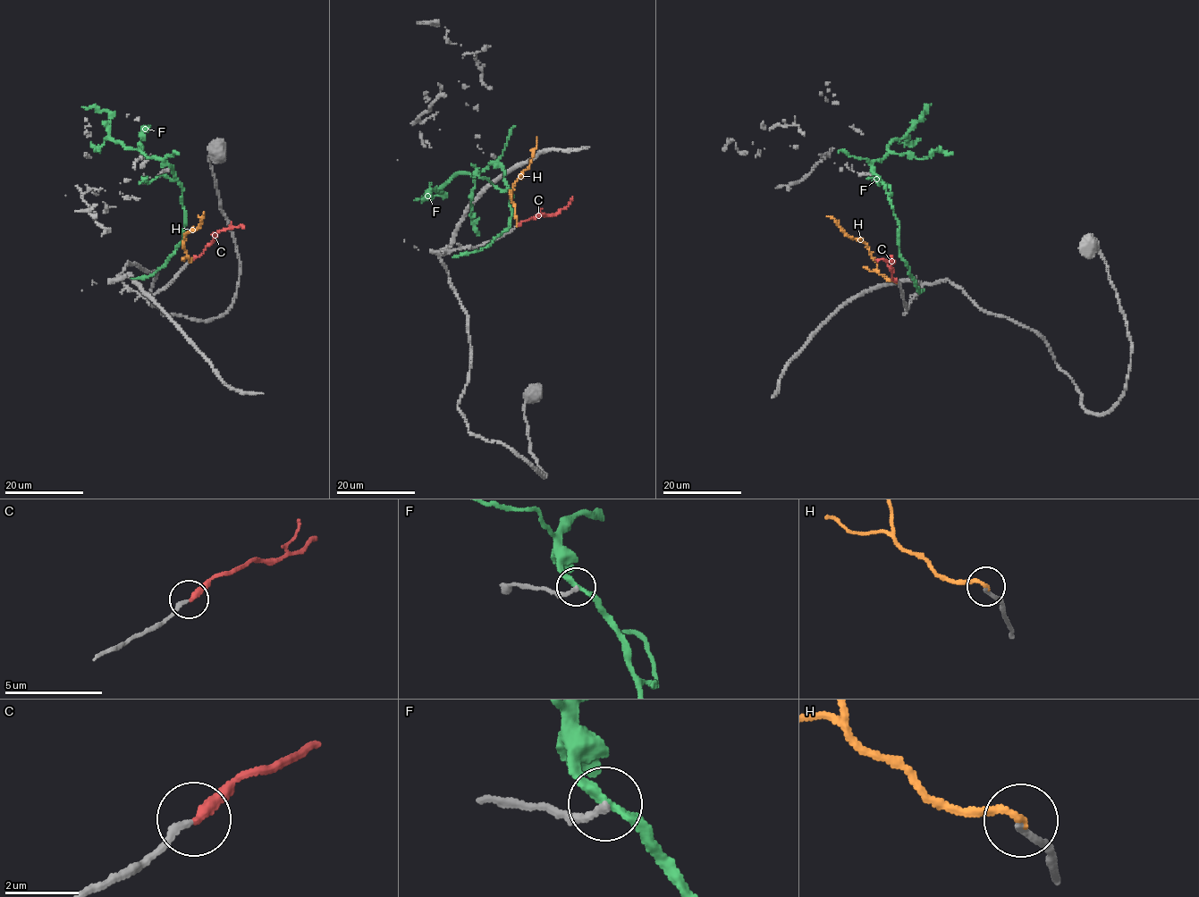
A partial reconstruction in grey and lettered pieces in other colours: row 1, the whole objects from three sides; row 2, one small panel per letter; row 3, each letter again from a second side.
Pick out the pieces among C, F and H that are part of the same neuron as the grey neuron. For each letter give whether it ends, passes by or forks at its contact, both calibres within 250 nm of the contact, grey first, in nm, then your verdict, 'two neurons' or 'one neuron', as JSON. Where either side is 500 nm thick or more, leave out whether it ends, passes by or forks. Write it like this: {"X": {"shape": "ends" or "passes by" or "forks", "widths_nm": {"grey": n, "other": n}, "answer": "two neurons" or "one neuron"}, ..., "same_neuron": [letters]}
{"C": {"shape": "ends", "widths_nm": {"grey": 180, "other": 280}, "answer": "one neuron"}, "F": {"shape": "passes by", "widths_nm": {"grey": 200, "other": 280}, "answer": "two neurons"}, "H": {"shape": "ends", "widths_nm": {"grey": 180, "other": 190}, "answer": "two neurons"}, "same_neuron": ["C"]}

